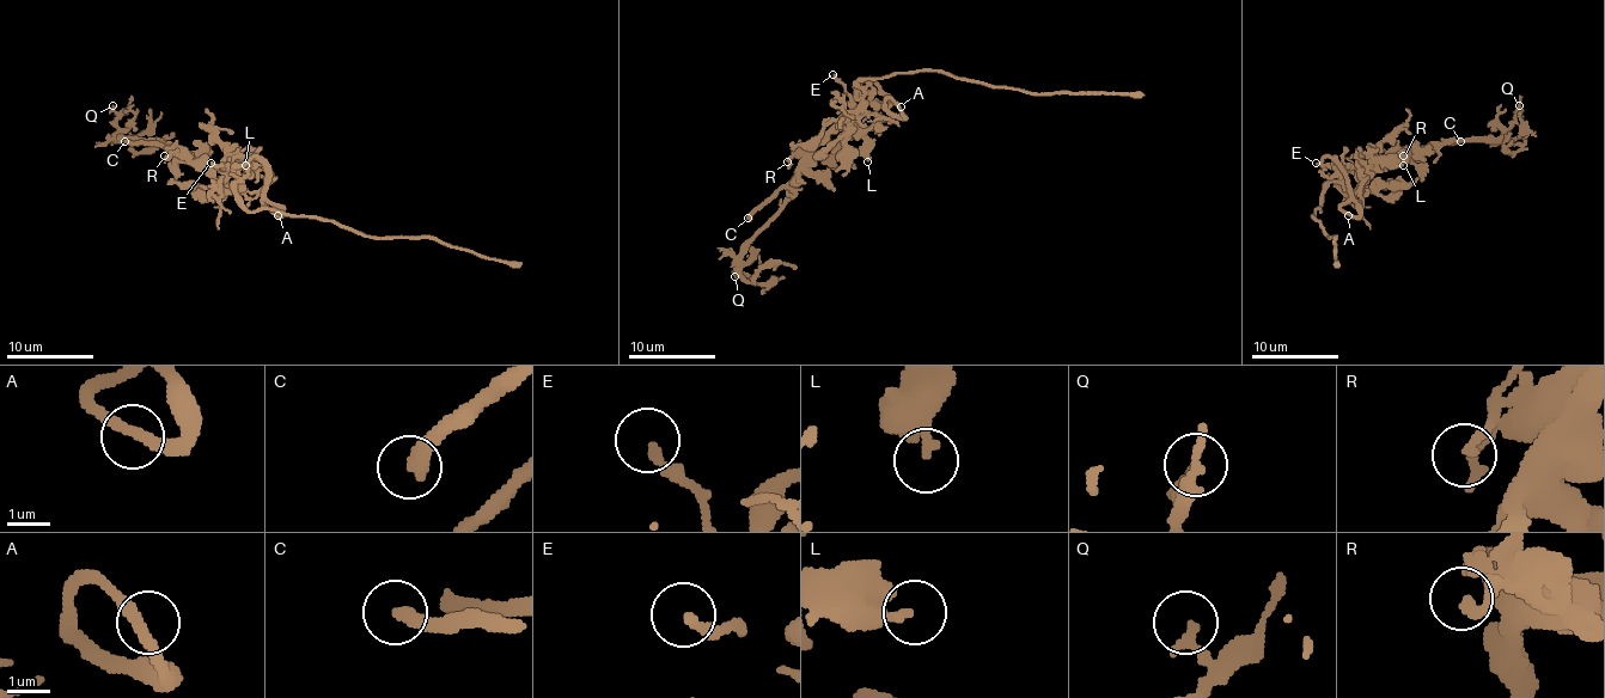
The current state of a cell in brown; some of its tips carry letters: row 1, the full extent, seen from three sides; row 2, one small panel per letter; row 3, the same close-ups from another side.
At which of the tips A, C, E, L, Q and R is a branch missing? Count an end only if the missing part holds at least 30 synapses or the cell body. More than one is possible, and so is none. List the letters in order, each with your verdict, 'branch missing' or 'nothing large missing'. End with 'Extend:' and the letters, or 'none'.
A: nothing large missing
C: branch missing
E: nothing large missing
L: nothing large missing
Q: nothing large missing
R: nothing large missing
Extend: C

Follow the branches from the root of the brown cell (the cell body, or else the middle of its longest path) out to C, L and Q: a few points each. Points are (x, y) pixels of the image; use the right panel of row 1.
C: (1329, 182), (1335, 181), (1342, 169), (1384, 169), (1395, 160), (1411, 160), (1429, 145), (1460, 141)
L: (1329, 182), (1335, 182), (1348, 167), (1371, 167), (1374, 163), (1403, 165)
Q: (1329, 182), (1342, 169), (1384, 169), (1421, 149), (1438, 149), (1453, 141), (1495, 141), (1511, 126), (1519, 105)

